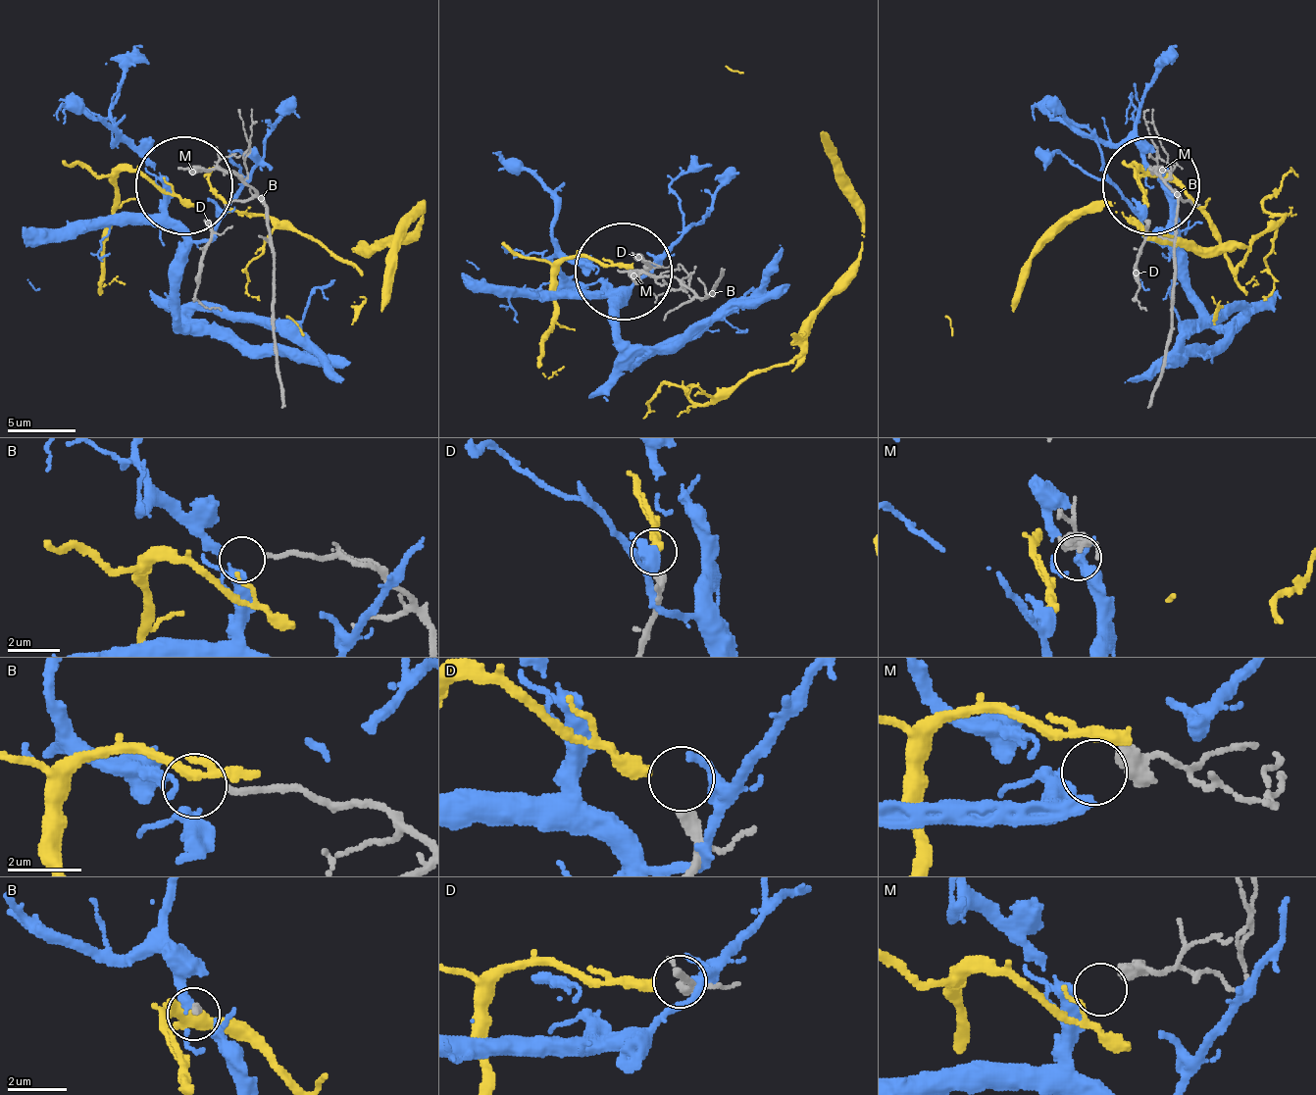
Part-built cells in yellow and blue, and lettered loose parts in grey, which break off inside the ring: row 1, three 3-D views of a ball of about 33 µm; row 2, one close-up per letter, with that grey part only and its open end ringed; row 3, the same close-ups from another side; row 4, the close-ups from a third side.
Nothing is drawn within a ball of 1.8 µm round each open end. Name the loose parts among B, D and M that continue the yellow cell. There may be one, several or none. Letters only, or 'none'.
D

